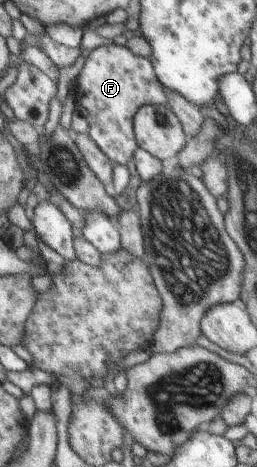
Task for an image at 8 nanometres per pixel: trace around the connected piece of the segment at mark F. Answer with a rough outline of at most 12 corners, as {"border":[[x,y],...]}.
{"border":[[99,45],[75,80],[88,135],[119,165],[132,117],[166,105],[147,58]]}

